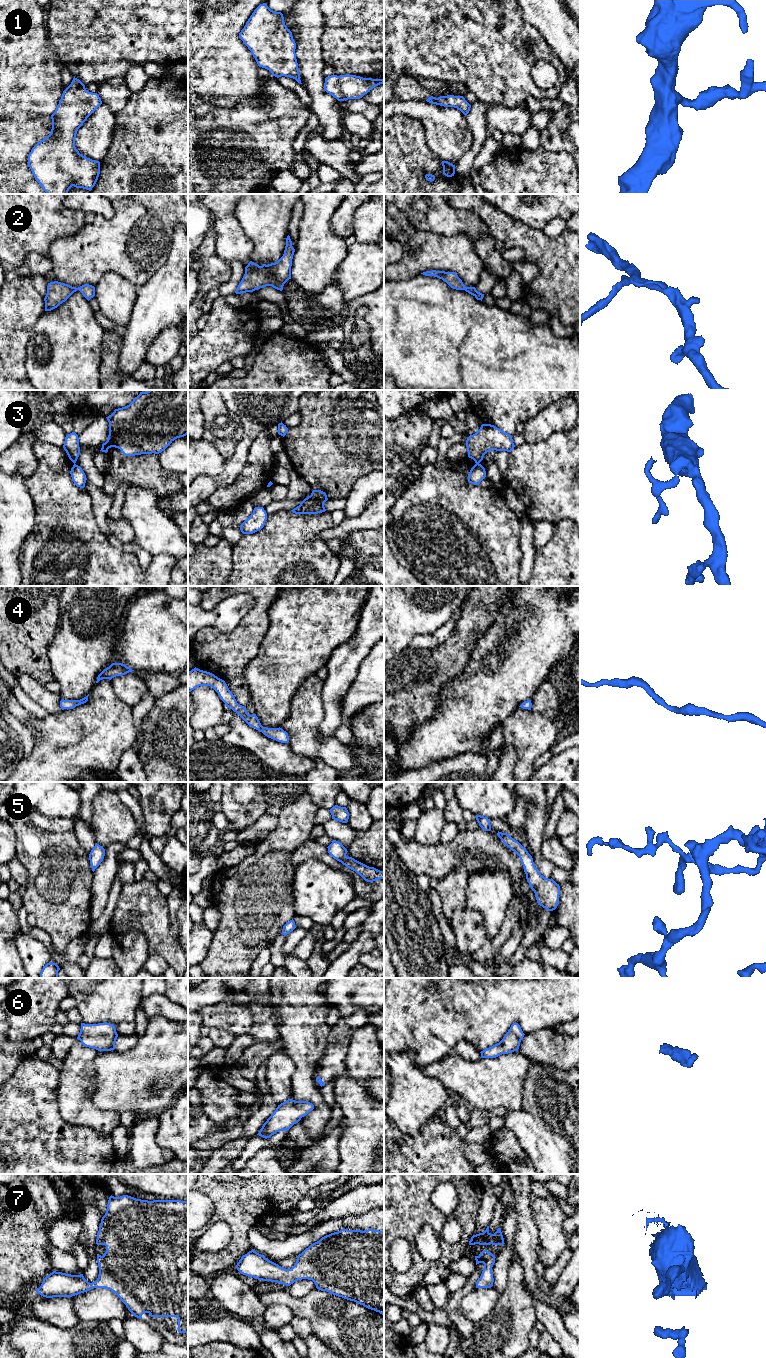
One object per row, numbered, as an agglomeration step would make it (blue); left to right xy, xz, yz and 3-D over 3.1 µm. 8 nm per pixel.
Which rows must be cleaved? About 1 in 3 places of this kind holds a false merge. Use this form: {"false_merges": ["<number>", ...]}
{"false_merges": ["3"]}

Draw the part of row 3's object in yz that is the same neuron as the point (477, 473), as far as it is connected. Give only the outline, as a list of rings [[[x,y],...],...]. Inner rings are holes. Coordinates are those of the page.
[[[475,464],[469,474],[468,482],[474,485],[479,485],[480,482],[486,477],[485,468],[481,464]]]

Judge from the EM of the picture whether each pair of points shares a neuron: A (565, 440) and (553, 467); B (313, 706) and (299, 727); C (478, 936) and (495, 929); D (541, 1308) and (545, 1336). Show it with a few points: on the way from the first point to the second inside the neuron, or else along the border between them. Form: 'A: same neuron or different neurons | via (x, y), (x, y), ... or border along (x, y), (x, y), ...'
A: same neuron | via (565, 447), (565, 455), (560, 460)
B: same neuron | via (308, 711), (303, 722)
C: different neurons | border along (476, 911), (482, 915), (486, 935), (489, 940)
D: different neurons | border along (545, 1329), (561, 1347)

